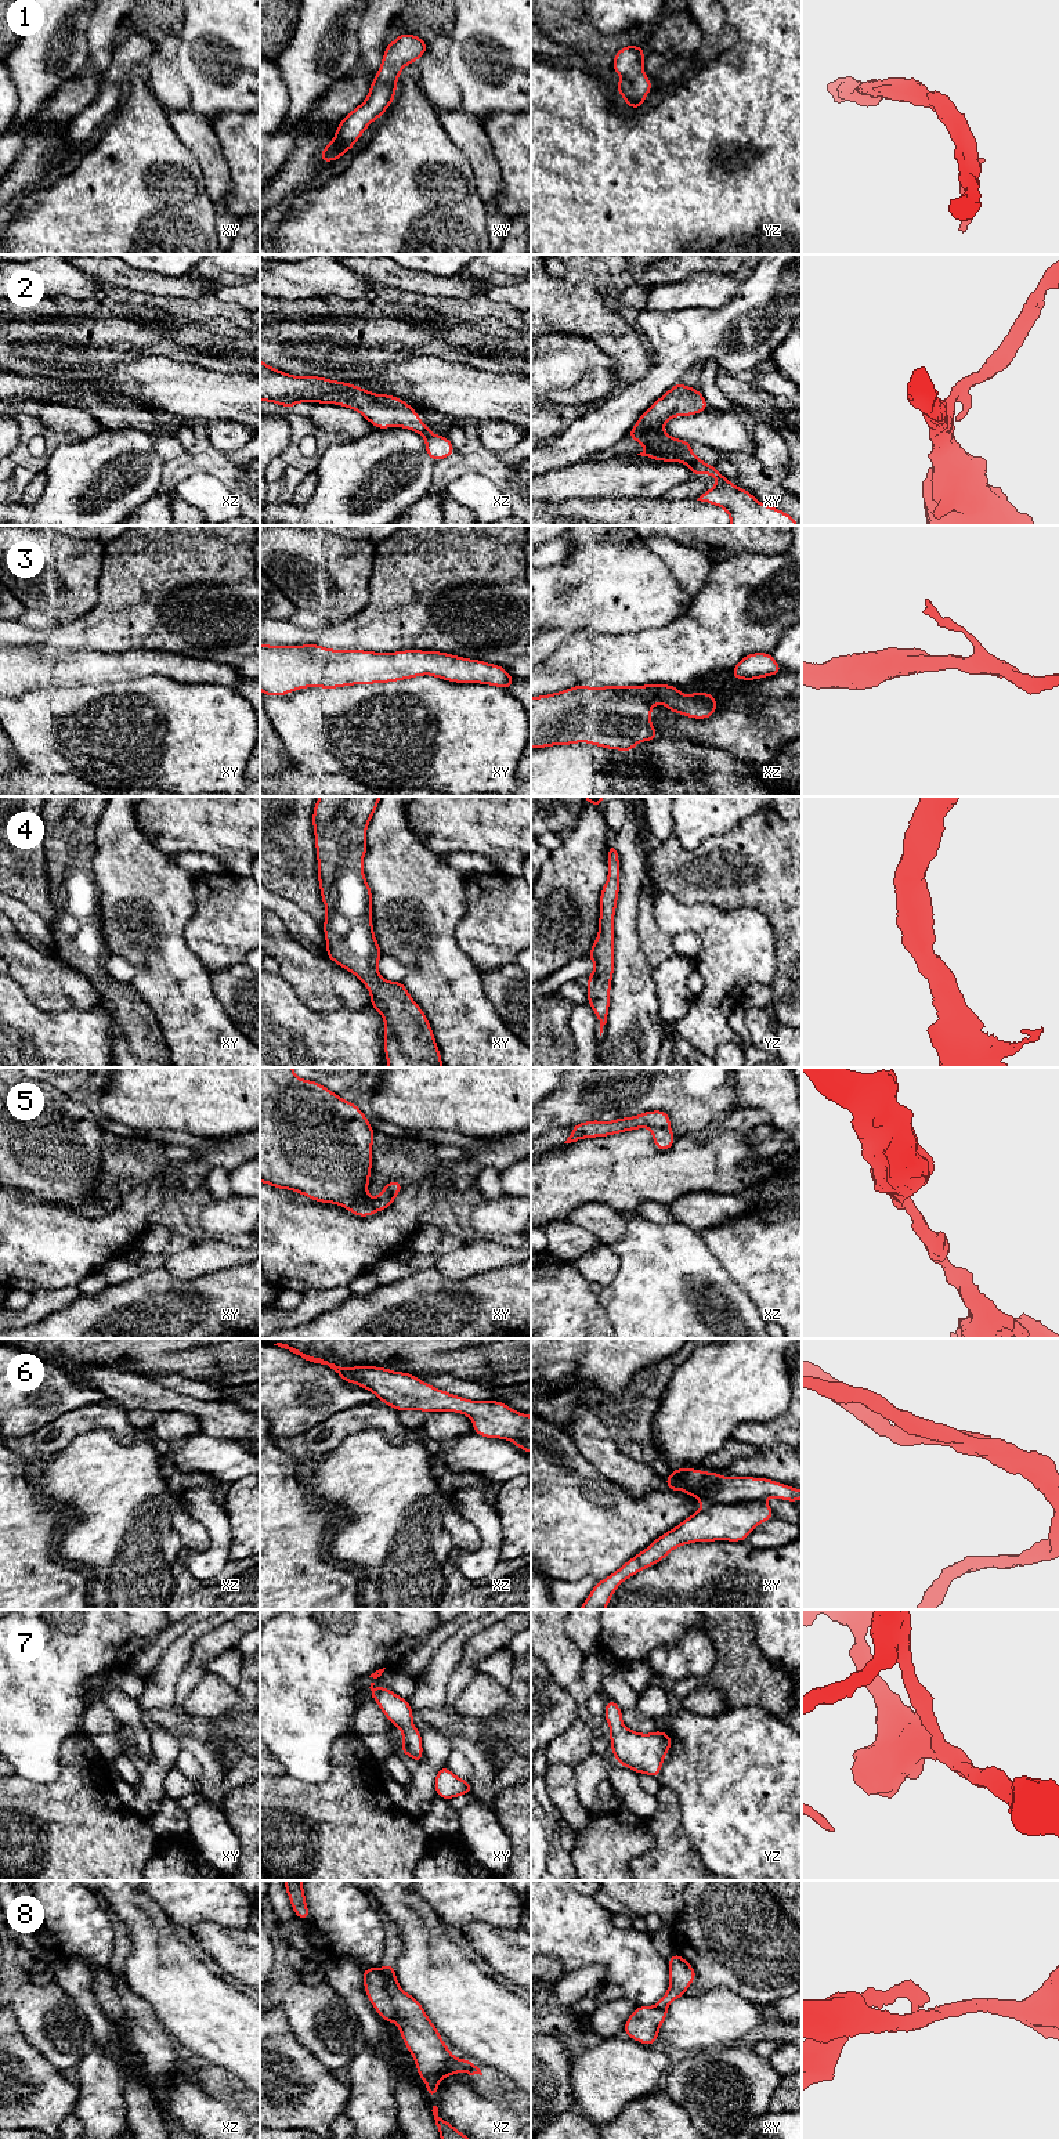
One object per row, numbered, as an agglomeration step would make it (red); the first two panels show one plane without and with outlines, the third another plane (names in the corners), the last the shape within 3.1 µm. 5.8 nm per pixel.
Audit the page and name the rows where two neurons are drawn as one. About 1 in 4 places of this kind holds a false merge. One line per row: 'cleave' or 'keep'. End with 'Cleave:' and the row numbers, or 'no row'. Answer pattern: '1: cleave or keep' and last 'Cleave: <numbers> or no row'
1: keep
2: keep
3: keep
4: keep
5: keep
6: keep
7: keep
8: cleave
Cleave: 8

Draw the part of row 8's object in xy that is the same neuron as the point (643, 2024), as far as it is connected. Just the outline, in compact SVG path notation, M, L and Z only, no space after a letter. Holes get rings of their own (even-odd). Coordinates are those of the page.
M637 2006L628 2017L622 2033L640 2044L655 2045L659 2027L666 2017L666 2009L659 2009L657 2006Z

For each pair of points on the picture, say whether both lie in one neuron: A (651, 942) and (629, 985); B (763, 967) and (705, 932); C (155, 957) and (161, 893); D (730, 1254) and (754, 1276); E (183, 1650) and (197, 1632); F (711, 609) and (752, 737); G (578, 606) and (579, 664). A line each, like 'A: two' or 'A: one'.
A: two
B: one
C: one
D: one
E: one
F: two
G: two

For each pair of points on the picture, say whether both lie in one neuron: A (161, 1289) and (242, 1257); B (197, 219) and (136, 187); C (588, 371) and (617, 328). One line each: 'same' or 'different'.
A: different
B: same
C: different

